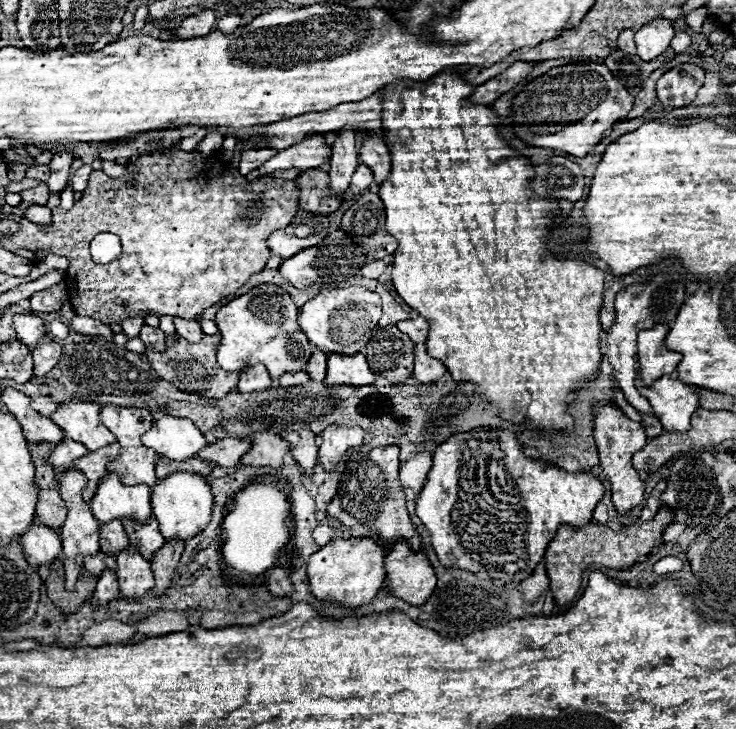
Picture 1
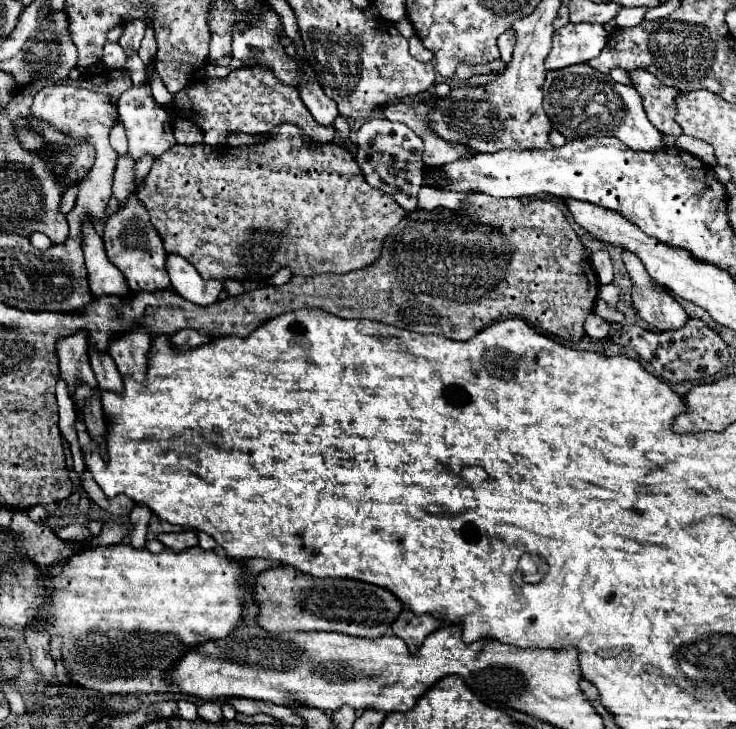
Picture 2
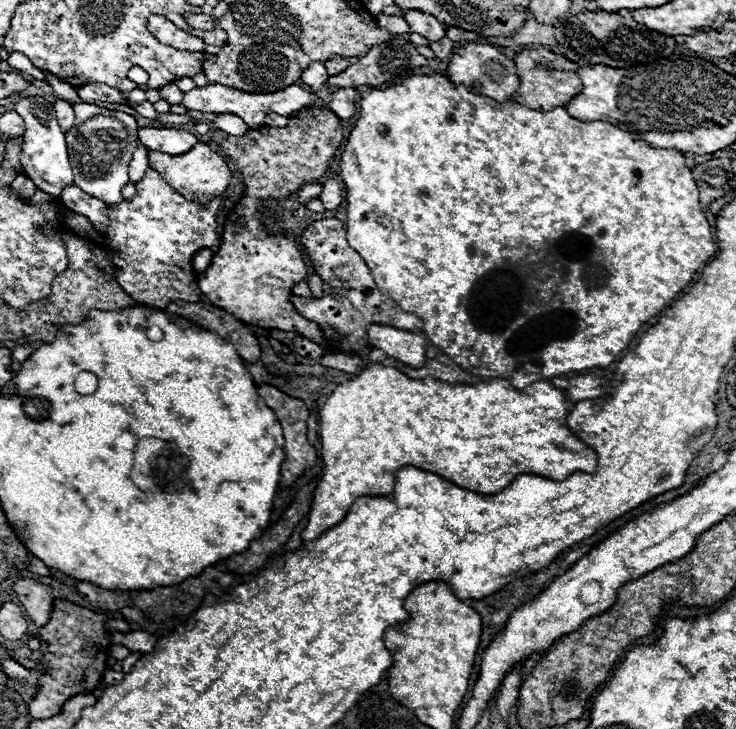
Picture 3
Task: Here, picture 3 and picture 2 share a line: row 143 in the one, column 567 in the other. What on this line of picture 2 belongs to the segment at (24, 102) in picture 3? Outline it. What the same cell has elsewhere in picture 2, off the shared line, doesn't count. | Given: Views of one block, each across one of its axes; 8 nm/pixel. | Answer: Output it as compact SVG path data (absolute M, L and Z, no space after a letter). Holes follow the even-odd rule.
M566 24L554 30L552 50L544 60L546 70L558 70L572 64L582 64L596 58L608 34L602 24Z

